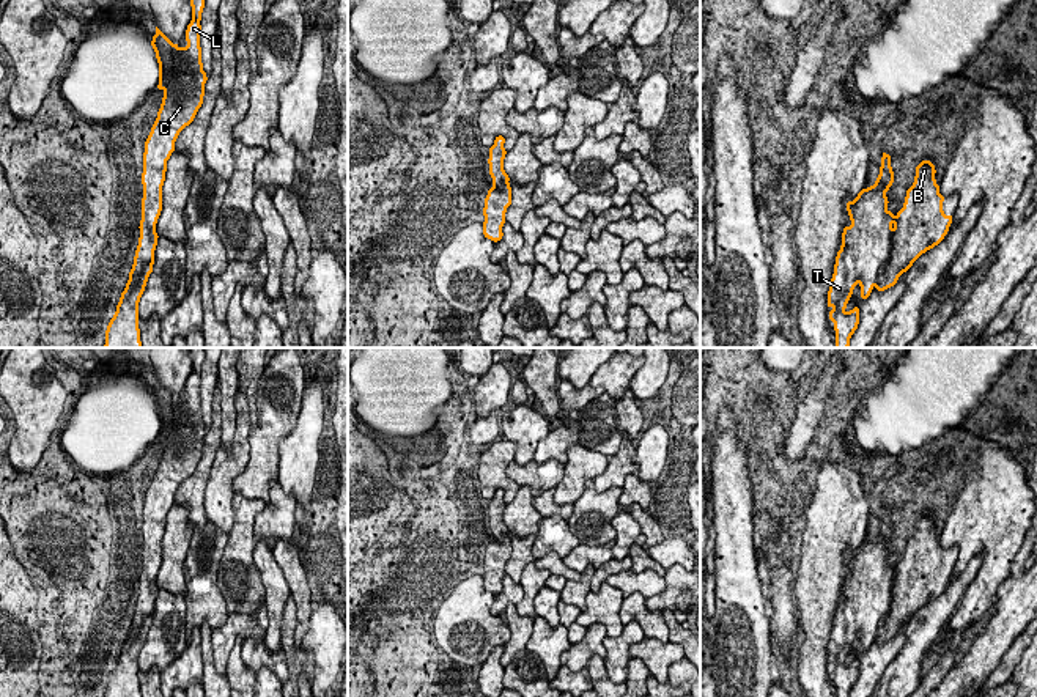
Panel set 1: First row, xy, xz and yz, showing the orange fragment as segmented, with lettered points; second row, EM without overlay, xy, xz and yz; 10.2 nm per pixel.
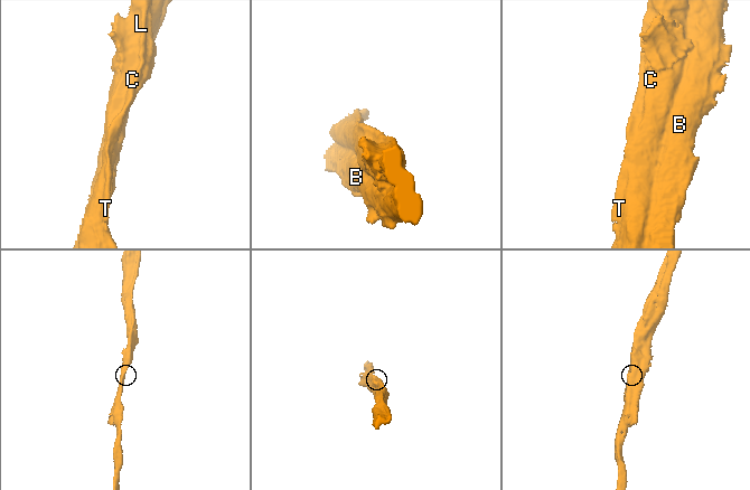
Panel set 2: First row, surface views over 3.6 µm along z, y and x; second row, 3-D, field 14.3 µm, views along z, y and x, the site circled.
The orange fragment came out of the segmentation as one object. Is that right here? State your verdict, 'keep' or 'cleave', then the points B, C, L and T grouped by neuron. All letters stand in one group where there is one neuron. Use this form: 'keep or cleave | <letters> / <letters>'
cleave | B / C L T

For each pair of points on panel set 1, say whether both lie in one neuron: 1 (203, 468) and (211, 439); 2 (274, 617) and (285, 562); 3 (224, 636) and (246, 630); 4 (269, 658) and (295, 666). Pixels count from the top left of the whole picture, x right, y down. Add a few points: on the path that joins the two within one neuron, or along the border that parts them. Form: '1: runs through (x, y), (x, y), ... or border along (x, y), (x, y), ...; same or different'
1: runs through (206, 461), (211, 446); same
2: border along (271, 546), (290, 592); different
3: runs through (228, 631), (241, 630); same
4: border along (280, 649), (285, 656), (287, 680); different

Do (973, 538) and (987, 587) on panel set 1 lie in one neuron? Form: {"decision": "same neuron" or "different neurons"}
{"decision": "same neuron"}

